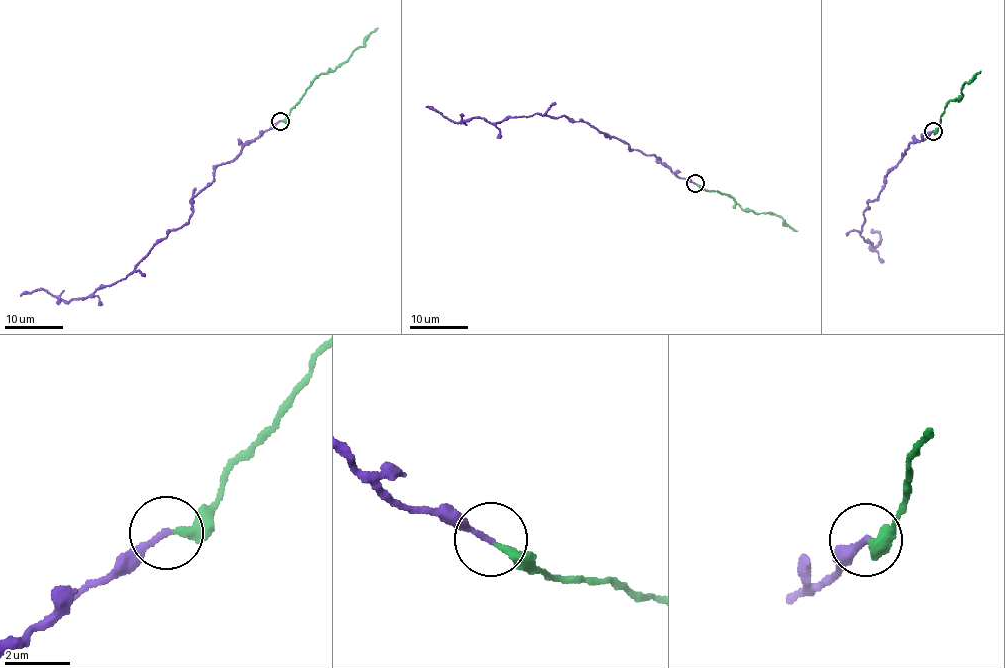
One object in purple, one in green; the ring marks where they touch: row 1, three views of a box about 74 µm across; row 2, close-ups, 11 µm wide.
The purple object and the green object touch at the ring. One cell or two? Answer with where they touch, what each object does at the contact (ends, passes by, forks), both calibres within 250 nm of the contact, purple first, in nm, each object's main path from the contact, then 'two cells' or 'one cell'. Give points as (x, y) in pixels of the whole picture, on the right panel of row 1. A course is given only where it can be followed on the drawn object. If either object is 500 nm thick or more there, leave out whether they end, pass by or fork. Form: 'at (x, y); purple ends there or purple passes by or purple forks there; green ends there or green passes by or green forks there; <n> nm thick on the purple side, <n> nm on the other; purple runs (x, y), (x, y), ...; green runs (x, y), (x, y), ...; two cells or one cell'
at (933, 131); purple ends there; green ends there; 190 nm thick on the purple side, 280 nm on the other; purple runs (932, 130), (905, 150), (879, 196), (869, 201), (859, 235), (869, 249), (880, 242), (878, 231), (871, 233); green runs (934, 131), (947, 103), (961, 97), (961, 87), (980, 71); two cells

